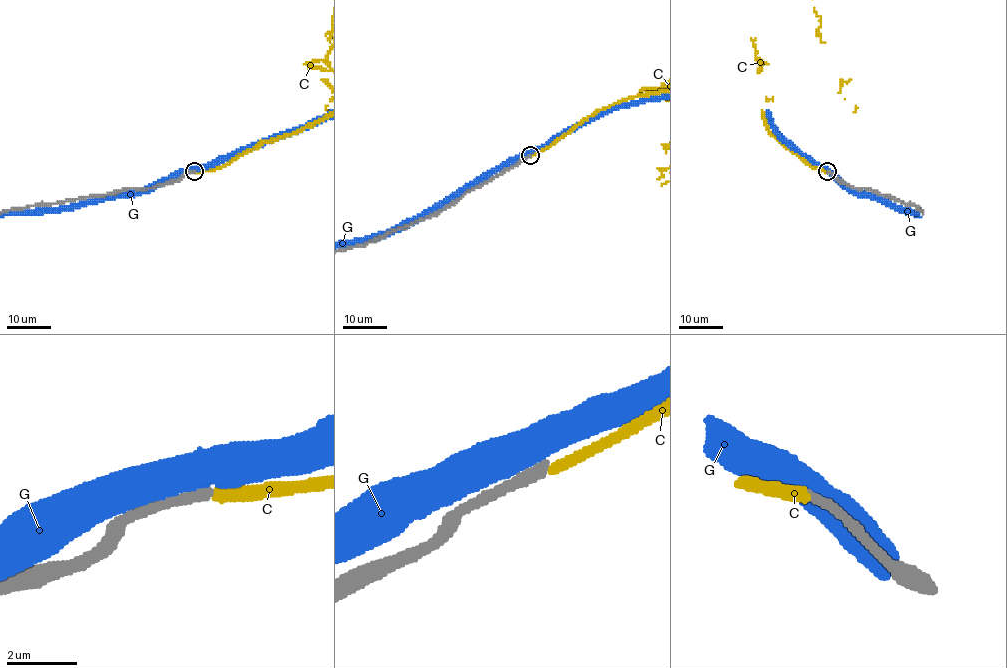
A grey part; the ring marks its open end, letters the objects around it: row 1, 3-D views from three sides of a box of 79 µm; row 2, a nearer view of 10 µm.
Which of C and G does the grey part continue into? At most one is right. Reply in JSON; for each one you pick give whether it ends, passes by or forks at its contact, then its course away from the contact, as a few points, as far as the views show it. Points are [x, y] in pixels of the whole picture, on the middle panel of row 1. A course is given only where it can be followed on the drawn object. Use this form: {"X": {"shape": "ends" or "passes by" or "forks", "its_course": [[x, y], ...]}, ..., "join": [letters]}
{"join": []}

